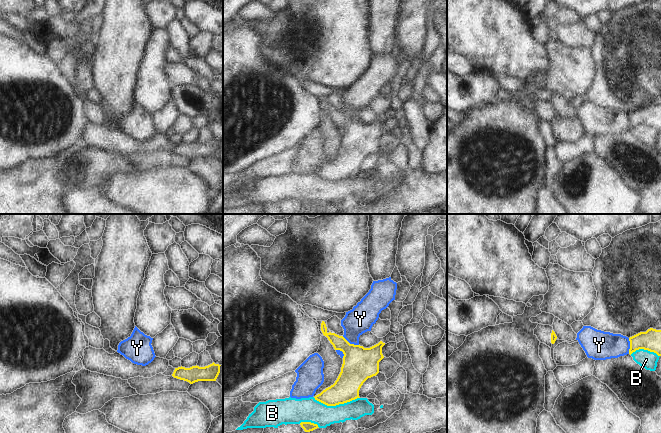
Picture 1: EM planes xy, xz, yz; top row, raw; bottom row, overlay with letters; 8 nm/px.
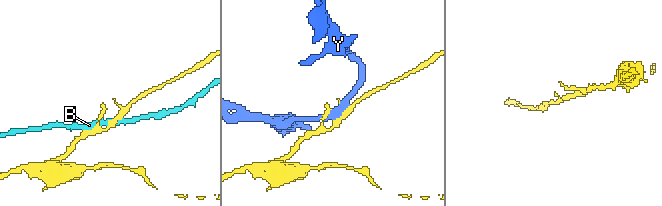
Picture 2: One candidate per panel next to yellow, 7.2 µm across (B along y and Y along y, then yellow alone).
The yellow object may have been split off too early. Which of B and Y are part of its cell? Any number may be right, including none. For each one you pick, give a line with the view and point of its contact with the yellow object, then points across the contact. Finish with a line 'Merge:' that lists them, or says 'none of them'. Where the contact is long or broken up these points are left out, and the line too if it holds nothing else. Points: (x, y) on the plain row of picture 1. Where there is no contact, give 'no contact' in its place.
Merge: none of them

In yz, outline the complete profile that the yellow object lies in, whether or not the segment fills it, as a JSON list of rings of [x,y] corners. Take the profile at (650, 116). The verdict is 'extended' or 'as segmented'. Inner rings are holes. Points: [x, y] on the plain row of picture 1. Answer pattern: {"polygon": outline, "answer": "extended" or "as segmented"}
{"polygon": [[[650,104],[646,108],[640,108],[630,113],[629,117],[630,131],[636,126],[644,125],[661,132],[661,106]]], "answer": "as segmented"}

